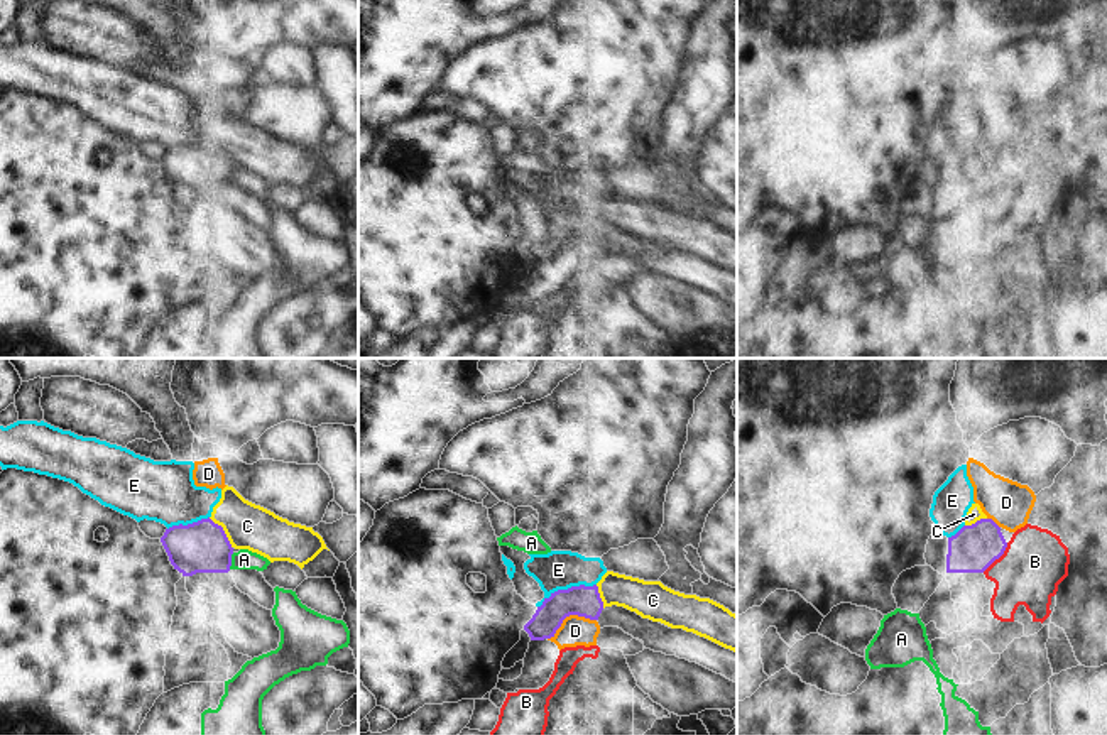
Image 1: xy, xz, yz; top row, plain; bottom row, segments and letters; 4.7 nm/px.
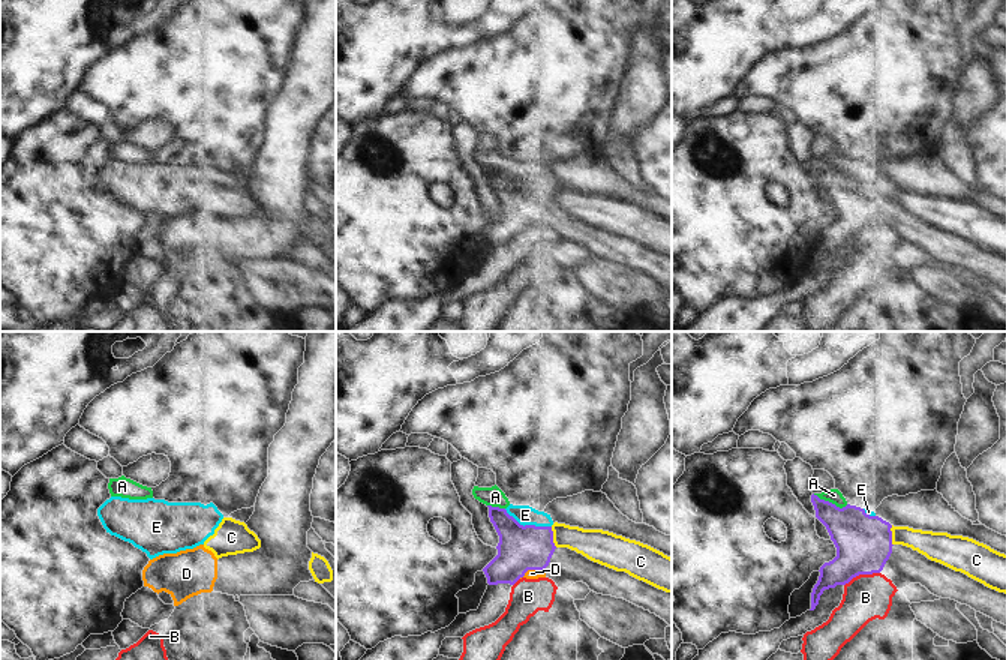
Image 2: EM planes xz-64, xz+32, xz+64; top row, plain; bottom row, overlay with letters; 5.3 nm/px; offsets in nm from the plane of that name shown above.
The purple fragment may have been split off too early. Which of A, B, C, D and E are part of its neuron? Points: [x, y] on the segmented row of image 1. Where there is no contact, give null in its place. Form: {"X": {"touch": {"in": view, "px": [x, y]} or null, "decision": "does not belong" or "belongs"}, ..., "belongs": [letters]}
{"A": {"touch": {"in": "xy", "px": [230, 561]}, "decision": "does not belong"}, "B": {"touch": {"in": "yz", "px": [997, 558]}, "decision": "does not belong"}, "C": {"touch": {"in": "xy", "px": [223, 531]}, "decision": "does not belong"}, "D": {"touch": {"in": "xz", "px": [570, 614]}, "decision": "does not belong"}, "E": {"touch": {"in": "xz", "px": [568, 588]}, "decision": "does not belong"}, "belongs": []}

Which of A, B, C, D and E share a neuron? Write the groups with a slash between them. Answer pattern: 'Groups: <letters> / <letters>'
Groups: A / B / C E / D.

